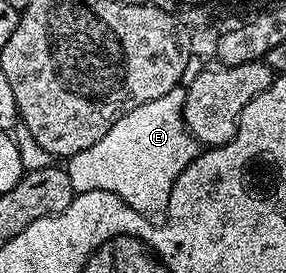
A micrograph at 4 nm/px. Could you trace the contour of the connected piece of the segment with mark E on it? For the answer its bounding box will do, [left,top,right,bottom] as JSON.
[65,88,201,215]

